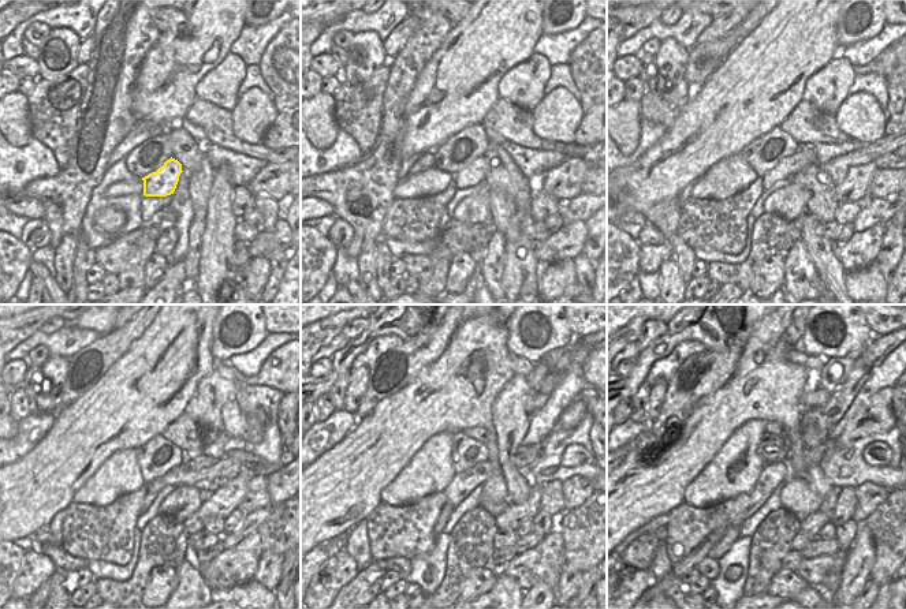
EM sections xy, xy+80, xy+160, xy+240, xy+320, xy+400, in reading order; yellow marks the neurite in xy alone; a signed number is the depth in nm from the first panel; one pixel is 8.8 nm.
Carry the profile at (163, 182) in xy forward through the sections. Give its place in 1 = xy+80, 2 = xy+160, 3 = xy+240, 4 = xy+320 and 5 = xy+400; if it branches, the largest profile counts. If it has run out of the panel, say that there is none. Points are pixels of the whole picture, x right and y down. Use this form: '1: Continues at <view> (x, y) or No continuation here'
1: Continues at xy+80 (476, 174)
2: Continues at xy+160 (787, 168)
3: Continues at xy+240 (152, 493)
4: Continues at xy+320 (447, 510)
5: Continues at xy+400 (733, 534).

